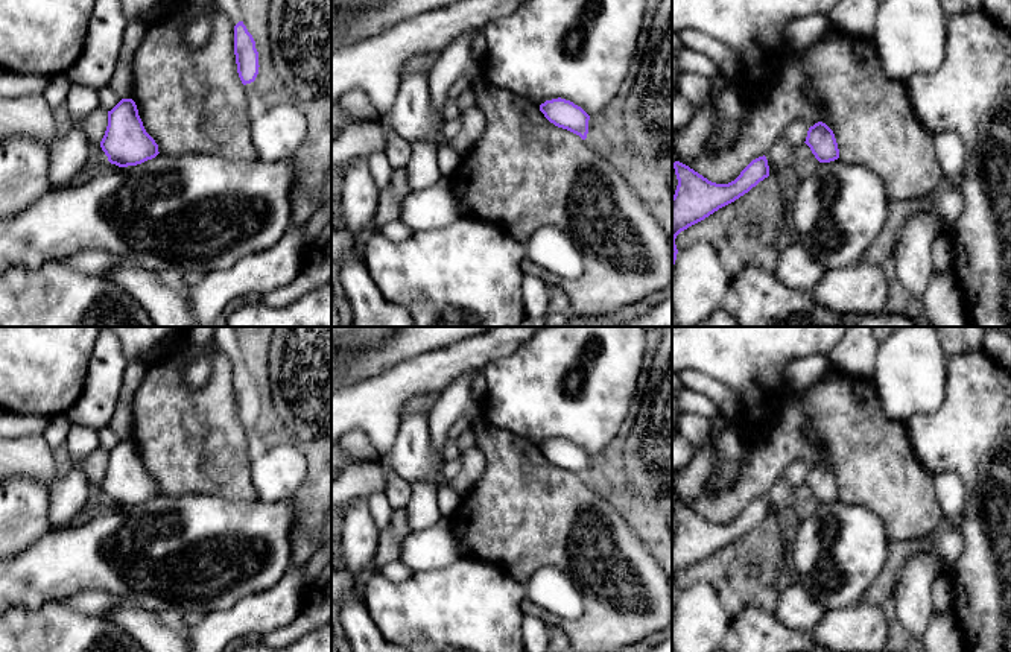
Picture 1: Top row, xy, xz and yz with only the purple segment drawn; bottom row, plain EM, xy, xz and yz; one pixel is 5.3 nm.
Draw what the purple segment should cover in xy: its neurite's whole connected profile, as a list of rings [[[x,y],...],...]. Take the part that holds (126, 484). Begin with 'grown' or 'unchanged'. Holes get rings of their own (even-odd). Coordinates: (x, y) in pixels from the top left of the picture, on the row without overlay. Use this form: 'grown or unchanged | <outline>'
unchanged | [[[122,439],[108,451],[108,467],[100,488],[108,502],[119,508],[137,506],[160,494],[158,485],[144,470],[132,439]]]

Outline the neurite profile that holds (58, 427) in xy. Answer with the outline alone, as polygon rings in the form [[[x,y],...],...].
[[[59,413],[56,416],[49,416],[47,427],[43,435],[53,451],[62,453],[68,432],[70,424],[65,415]]]

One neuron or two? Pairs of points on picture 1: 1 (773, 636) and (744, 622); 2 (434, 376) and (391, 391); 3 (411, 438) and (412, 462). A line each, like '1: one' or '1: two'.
1: one
2: one
3: one

